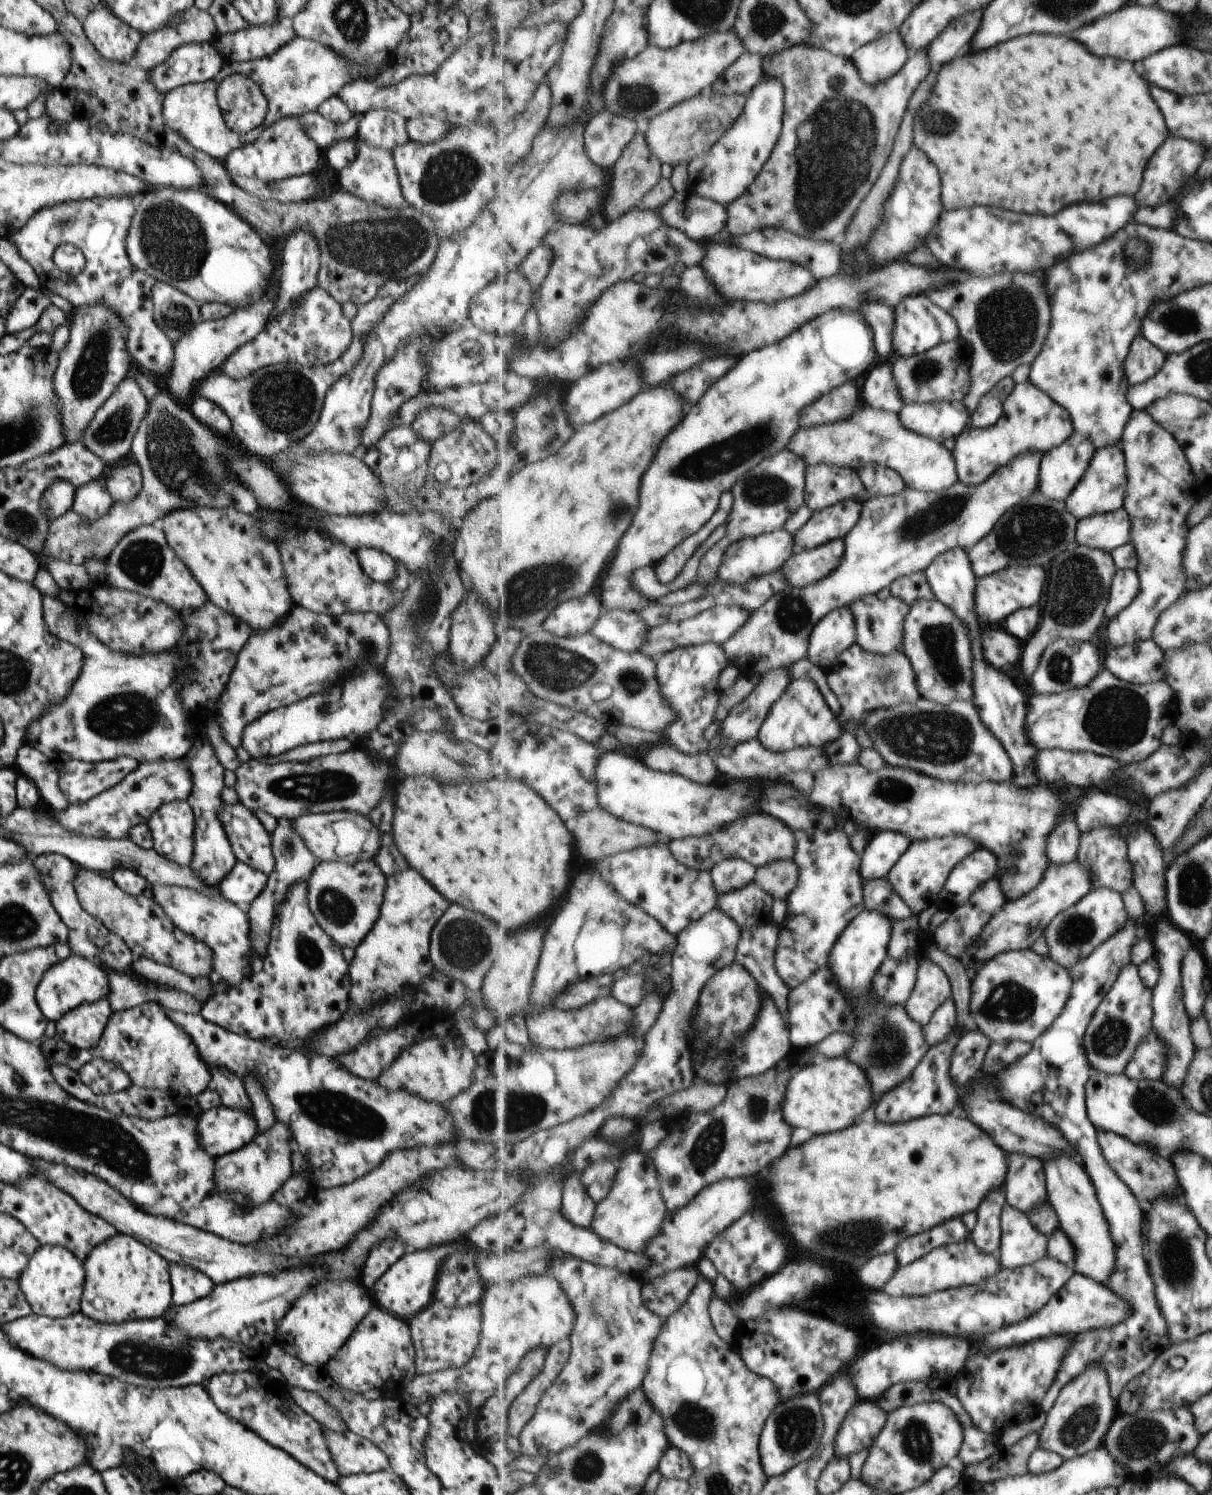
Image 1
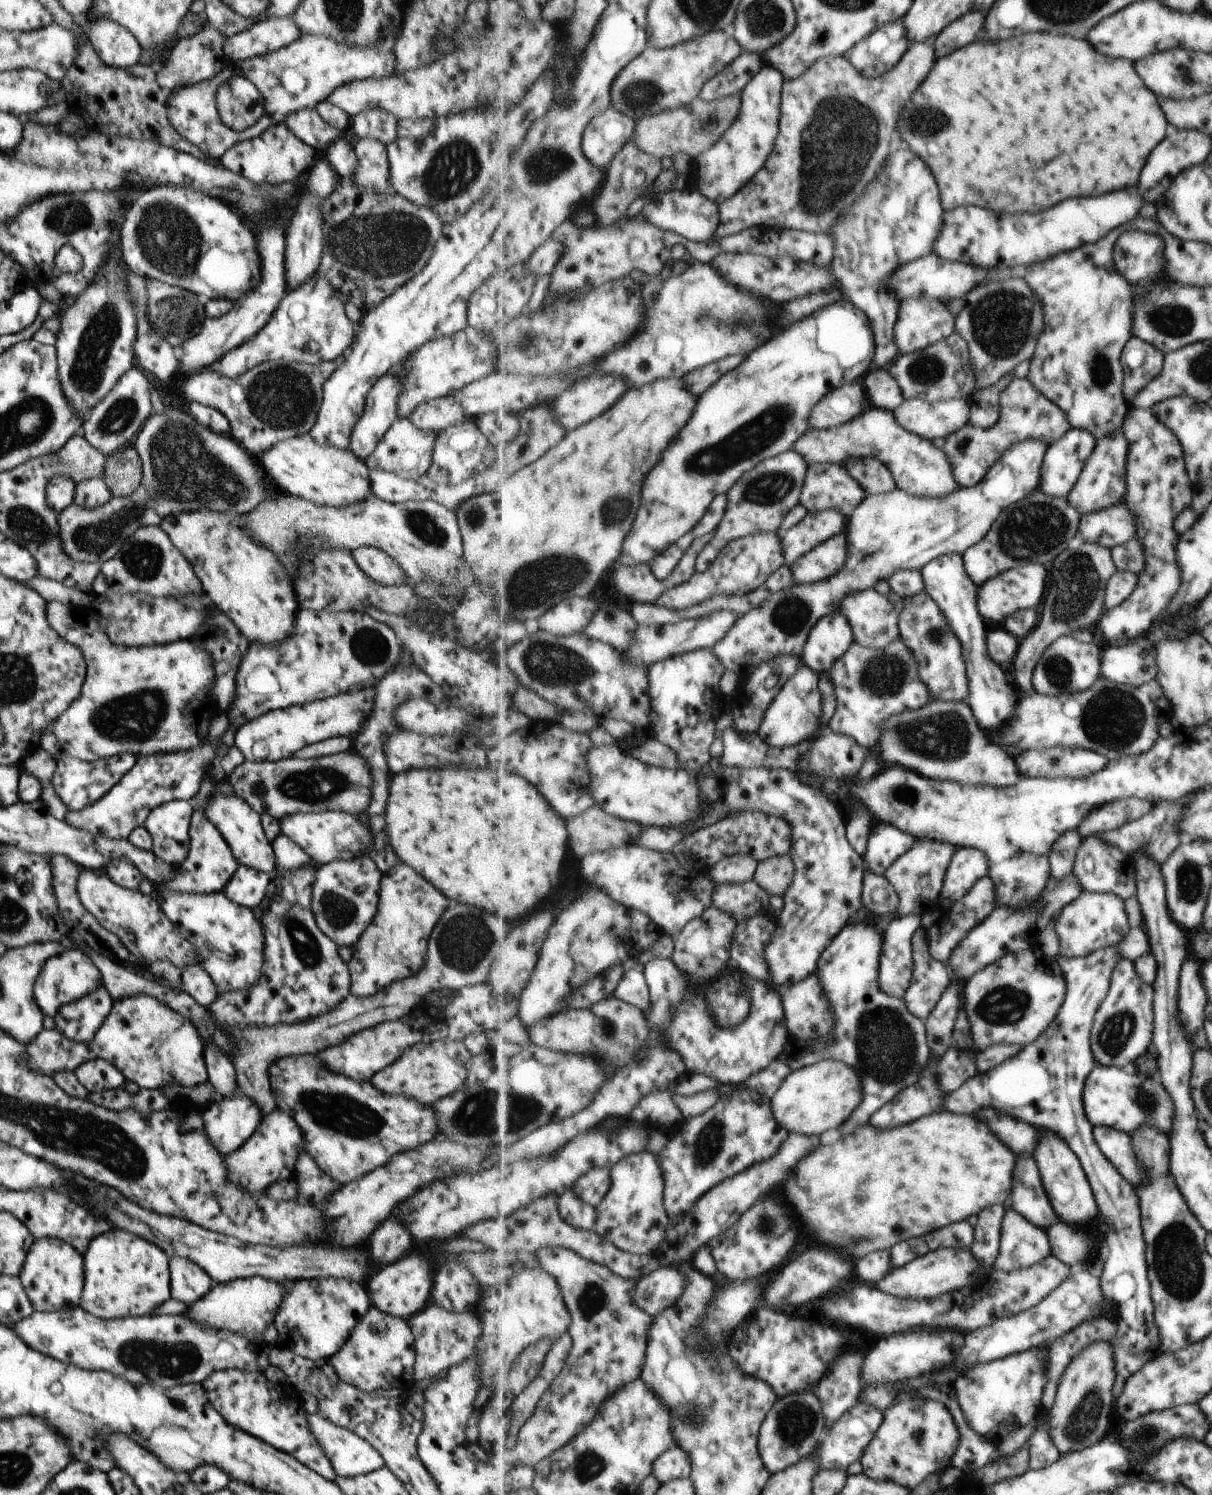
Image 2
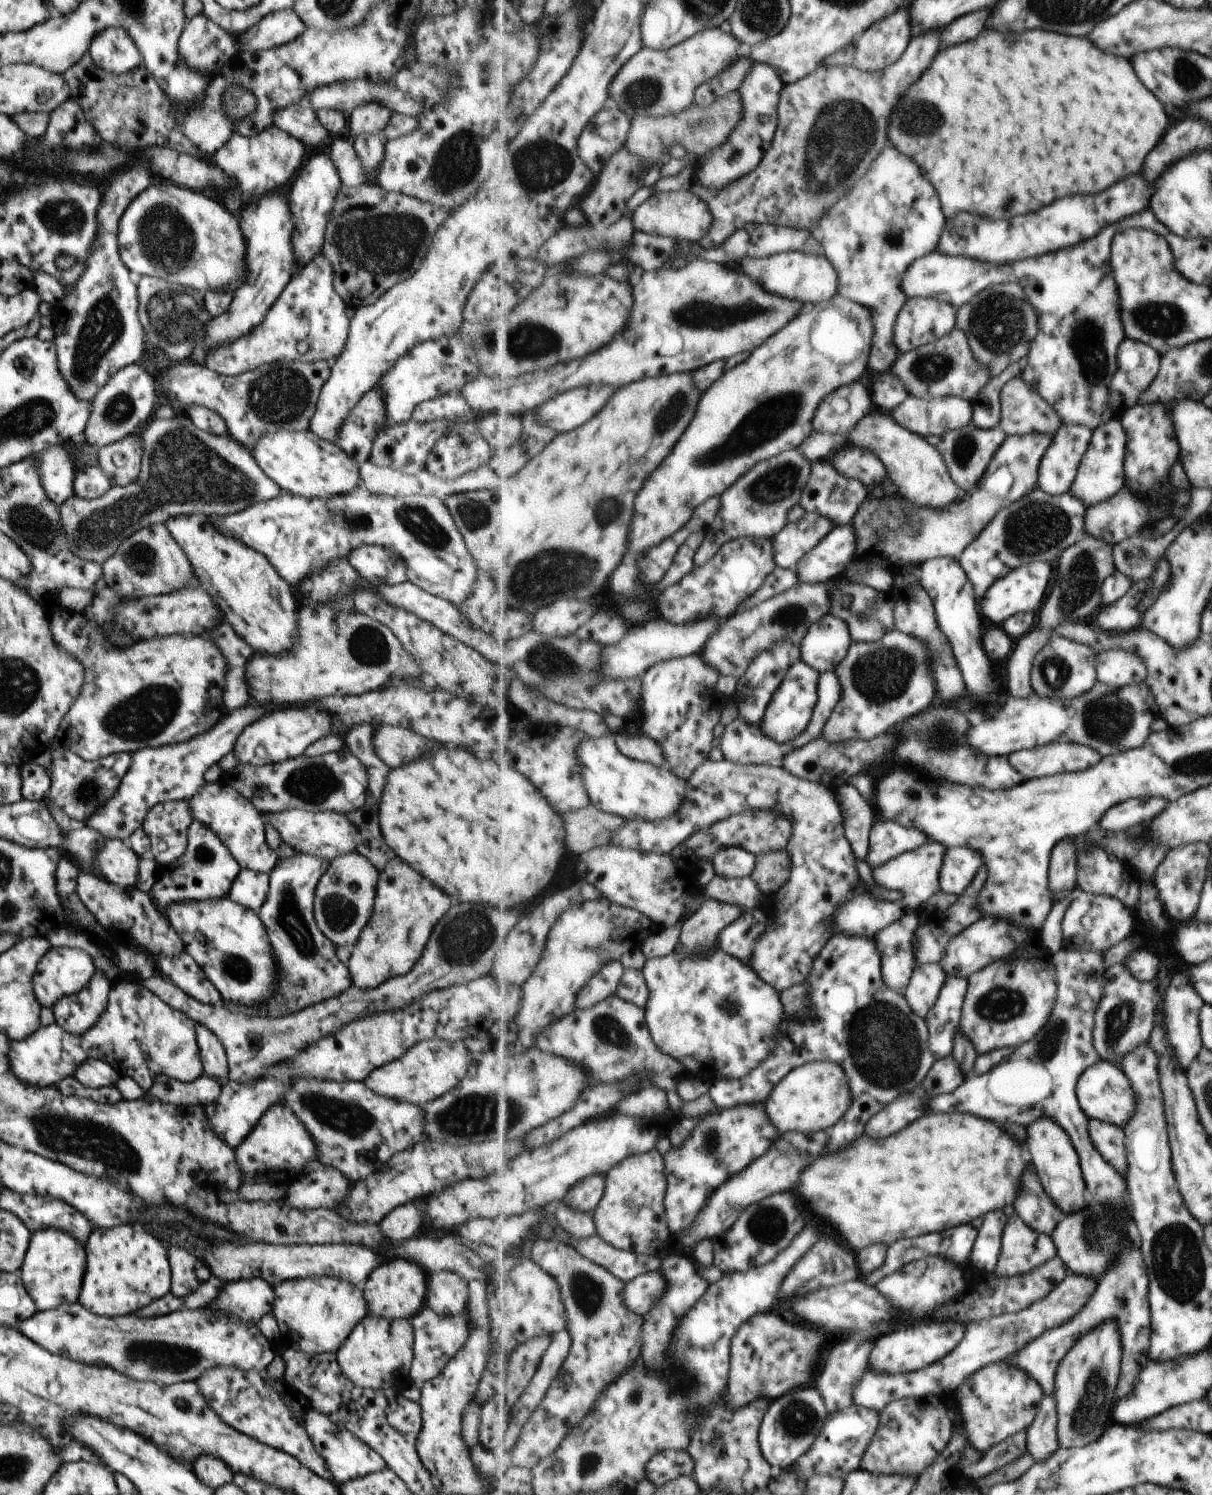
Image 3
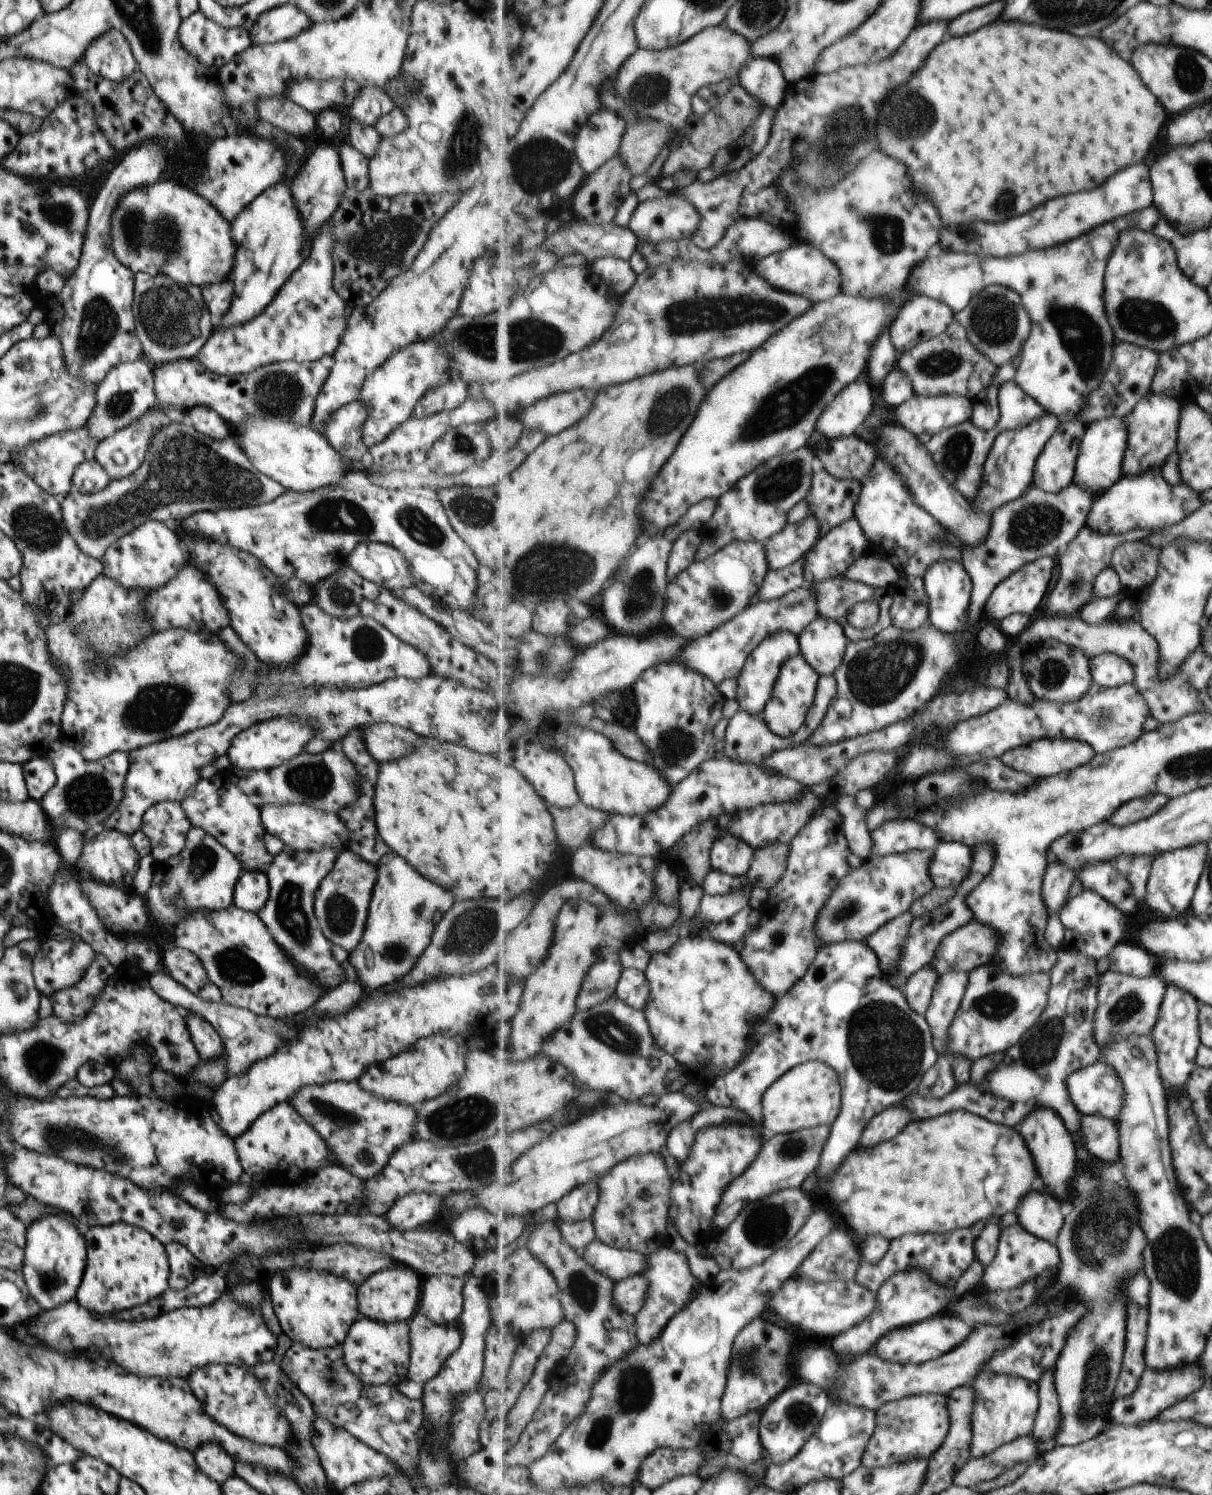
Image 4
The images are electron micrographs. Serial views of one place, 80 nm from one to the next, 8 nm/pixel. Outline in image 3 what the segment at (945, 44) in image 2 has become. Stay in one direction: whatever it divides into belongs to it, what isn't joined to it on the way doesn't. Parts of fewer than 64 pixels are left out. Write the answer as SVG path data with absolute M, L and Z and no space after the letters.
M979 10L956 19L954 23L942 30L942 46L953 46L953 44L961 44L961 42L977 38L983 26L987 26L989 16L991 16L991 10Z

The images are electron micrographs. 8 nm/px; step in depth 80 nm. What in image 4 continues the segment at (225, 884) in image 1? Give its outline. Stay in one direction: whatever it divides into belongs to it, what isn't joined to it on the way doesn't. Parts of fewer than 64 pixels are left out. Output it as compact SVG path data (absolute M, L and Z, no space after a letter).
M242 871L233 888L233 905L257 913L268 898L268 882L260 871Z

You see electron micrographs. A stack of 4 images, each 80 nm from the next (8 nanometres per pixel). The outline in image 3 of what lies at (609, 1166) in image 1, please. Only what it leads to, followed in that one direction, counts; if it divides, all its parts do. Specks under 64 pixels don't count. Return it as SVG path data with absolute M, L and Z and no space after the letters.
M604 1174L589 1176L565 1196L564 1203L579 1212L595 1213L605 1195Z

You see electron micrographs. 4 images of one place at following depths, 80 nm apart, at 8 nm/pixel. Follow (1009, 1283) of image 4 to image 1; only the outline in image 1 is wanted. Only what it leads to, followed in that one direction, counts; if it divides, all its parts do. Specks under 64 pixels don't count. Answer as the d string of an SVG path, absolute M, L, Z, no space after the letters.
M1007 1204L1001 1218L1002 1245L999 1260L1003 1269L1019 1268L1047 1257L1049 1236L1031 1222L1027 1213Z

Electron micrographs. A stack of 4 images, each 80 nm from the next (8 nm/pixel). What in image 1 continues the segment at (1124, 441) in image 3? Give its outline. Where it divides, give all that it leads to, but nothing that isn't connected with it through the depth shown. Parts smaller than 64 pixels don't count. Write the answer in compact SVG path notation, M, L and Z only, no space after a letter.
M1105 447L1096 450L1096 456L1088 468L1087 475L1081 479L1076 490L1069 495L1067 508L1079 520L1088 519L1092 516L1109 514L1124 508L1124 500L1128 490L1128 468L1124 449Z

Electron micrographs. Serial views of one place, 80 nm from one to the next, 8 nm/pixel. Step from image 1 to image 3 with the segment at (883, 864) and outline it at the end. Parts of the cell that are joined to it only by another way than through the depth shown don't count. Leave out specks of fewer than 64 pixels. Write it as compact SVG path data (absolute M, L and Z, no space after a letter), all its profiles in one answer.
M880 818L870 833L871 848L866 862L877 868L927 842L932 839L919 828L907 828L898 821Z

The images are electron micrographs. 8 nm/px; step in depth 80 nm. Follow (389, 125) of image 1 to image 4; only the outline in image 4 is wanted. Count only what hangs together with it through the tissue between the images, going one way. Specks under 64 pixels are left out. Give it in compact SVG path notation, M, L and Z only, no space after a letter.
M359 86L349 108L349 116L359 122L373 127L379 116L385 116L395 107L393 100L385 94L383 87Z

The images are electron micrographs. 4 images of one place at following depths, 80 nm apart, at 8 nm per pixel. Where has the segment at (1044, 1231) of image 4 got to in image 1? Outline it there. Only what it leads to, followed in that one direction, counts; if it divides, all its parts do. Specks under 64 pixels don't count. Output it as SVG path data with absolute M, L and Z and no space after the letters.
M1011 1154L1009 1160L1009 1176L1004 1184L1008 1204L1028 1214L1033 1208L1049 1202L1044 1162L1021 1154Z

